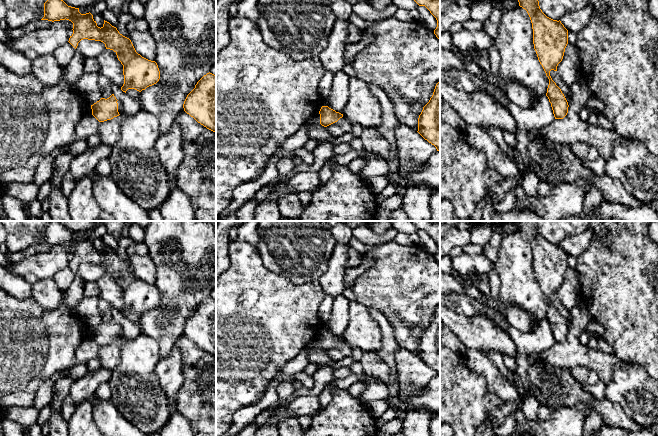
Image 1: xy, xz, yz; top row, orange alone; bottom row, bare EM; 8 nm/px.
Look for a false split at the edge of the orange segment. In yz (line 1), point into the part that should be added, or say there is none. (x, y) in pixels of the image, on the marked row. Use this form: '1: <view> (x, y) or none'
1: none

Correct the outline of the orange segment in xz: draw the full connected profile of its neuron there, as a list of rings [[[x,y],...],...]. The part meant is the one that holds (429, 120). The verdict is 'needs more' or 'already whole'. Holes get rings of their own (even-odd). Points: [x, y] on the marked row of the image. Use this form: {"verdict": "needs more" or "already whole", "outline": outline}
{"verdict": "already whole", "outline": [[[440,81],[419,115],[417,132],[440,152]]]}

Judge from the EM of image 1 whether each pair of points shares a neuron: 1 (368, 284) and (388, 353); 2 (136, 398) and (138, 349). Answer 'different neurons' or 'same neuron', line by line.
1: different neurons
2: same neuron

